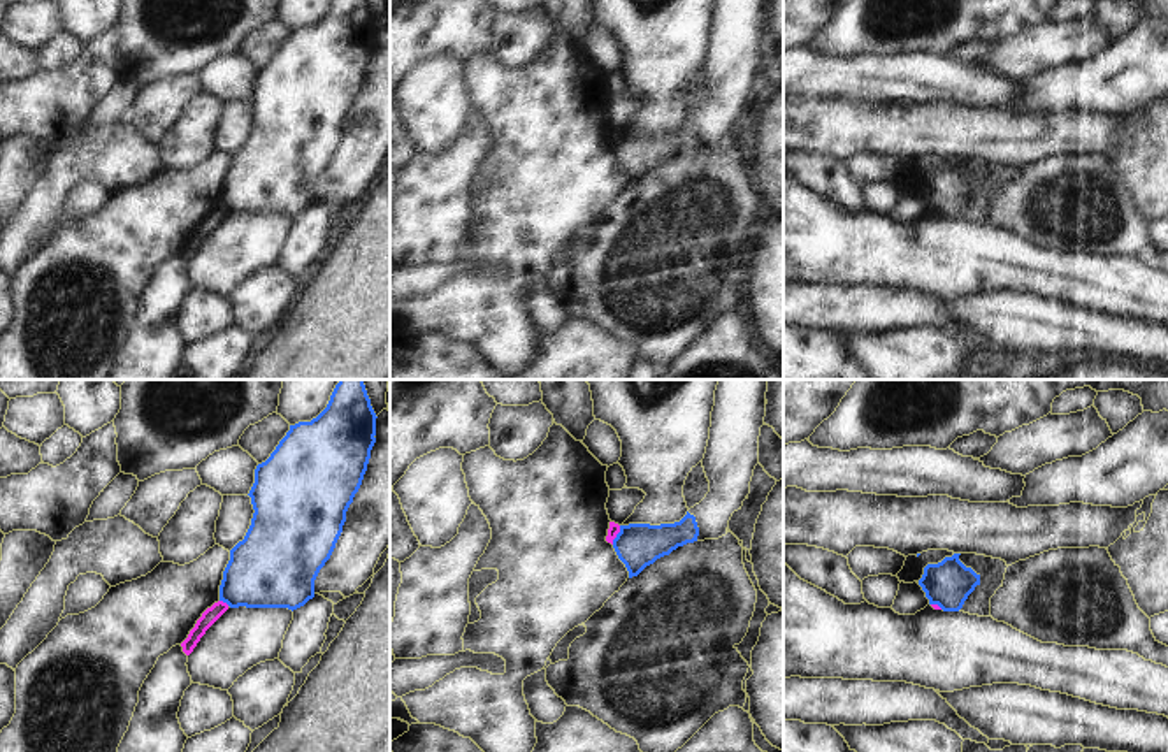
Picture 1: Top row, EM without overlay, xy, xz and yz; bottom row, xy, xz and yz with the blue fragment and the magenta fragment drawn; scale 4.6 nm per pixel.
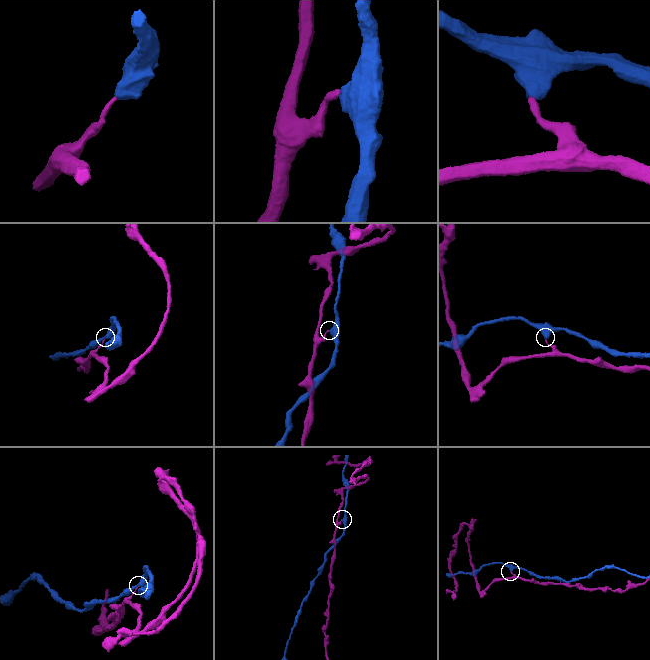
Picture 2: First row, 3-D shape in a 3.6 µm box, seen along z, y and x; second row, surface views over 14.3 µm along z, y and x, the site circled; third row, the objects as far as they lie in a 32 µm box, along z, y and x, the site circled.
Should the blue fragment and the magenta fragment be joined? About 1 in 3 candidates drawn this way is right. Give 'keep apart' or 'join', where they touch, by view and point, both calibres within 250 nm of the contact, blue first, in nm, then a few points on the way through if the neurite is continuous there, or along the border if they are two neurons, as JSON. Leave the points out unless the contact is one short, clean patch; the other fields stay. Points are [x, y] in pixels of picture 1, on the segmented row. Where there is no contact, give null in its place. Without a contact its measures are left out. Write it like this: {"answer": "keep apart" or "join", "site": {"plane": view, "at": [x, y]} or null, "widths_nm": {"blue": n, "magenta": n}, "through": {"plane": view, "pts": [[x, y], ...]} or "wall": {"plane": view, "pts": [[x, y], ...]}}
{"answer": "keep apart", "site": {"plane": "xz", "at": [617, 535]}, "widths_nm": {"blue": 200, "magenta": 50}, "wall": {"plane": "xz", "pts": [[620, 526], [612, 543]]}}

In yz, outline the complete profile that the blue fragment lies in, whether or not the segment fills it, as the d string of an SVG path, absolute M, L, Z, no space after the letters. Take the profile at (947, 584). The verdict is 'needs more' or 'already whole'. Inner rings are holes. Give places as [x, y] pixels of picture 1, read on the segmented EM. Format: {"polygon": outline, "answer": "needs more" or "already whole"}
{"polygon": "M954 553L938 564L927 564L919 580L929 604L938 604L943 611L959 611L968 596L980 585L980 575L966 568L959 555Z", "answer": "already whole"}

